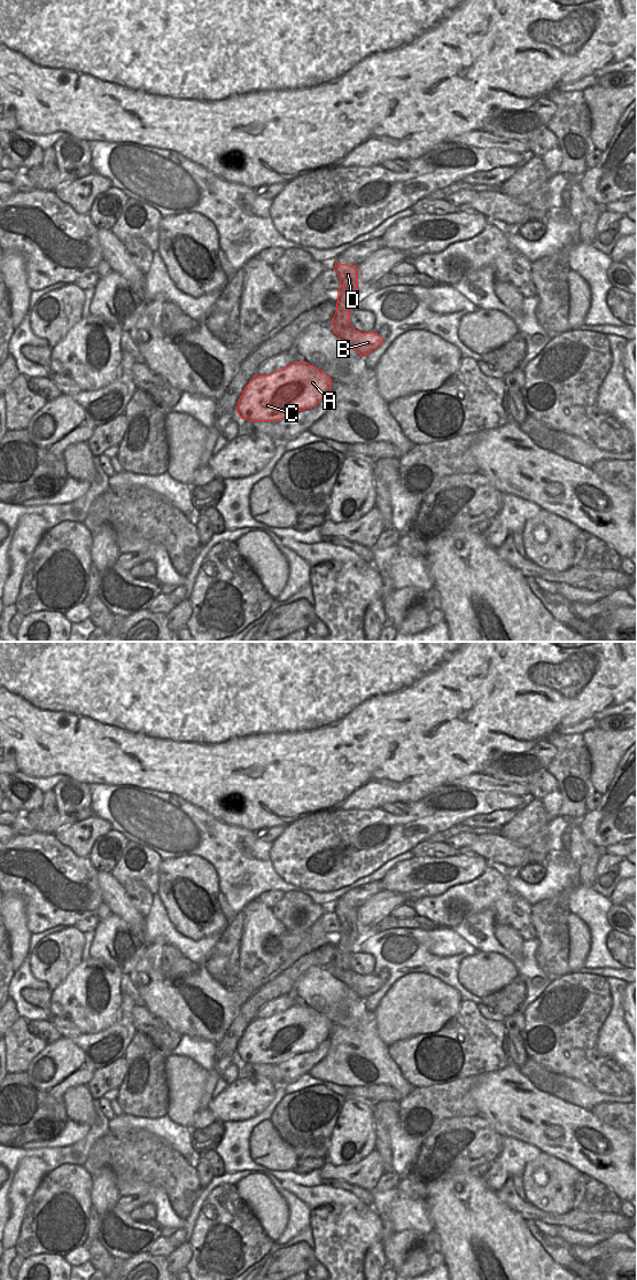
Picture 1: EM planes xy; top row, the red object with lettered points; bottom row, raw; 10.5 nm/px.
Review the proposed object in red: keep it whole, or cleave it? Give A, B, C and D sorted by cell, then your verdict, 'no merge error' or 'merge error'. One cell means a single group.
A B C D; no merge error

